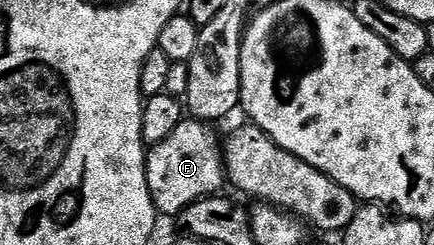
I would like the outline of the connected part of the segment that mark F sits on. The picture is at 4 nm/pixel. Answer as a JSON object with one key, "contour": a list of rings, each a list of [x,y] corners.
{"contour":[[[192,117],[182,118],[179,125],[159,145],[148,148],[145,157],[145,176],[153,203],[162,216],[180,216],[195,201],[207,199],[218,194],[221,186],[226,186],[223,143],[208,123]]]}

